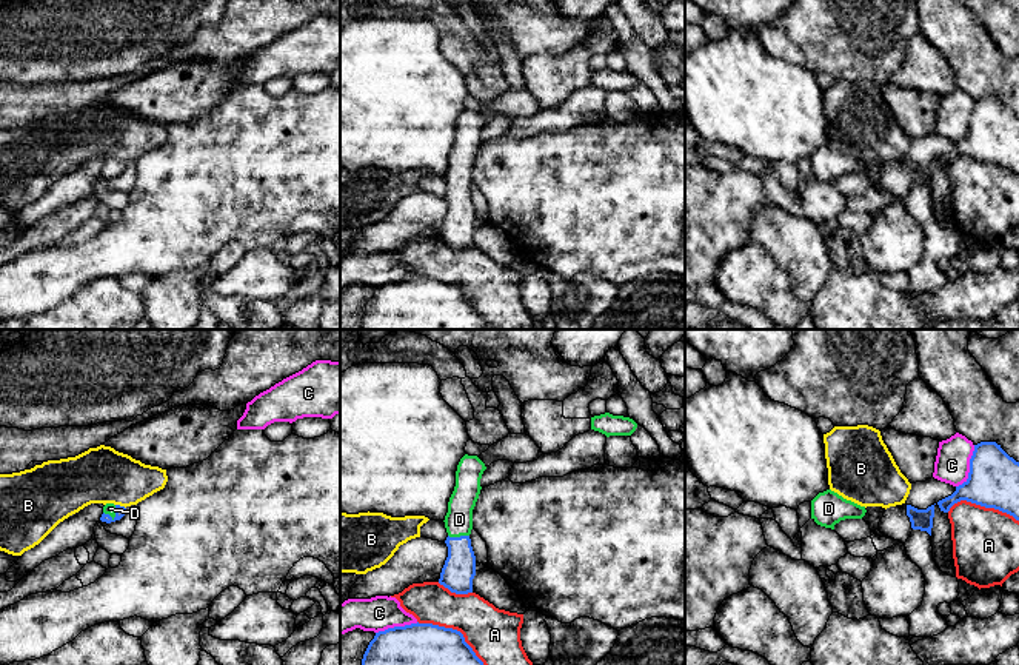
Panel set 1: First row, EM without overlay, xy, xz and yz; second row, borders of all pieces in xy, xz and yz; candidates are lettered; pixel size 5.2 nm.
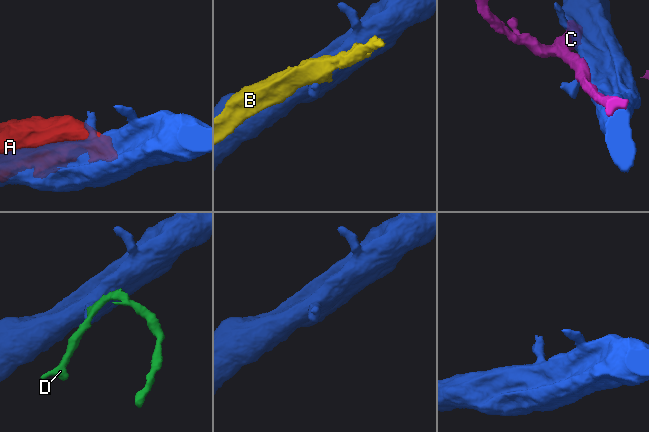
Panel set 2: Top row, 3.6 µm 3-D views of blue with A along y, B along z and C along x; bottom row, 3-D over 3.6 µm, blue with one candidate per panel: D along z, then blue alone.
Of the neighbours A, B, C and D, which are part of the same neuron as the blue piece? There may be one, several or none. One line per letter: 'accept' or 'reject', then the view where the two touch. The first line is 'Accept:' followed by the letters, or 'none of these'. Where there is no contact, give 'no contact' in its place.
Accept: D
A: reject | xz
B: reject | xy
C: reject | yz
D: accept | xy

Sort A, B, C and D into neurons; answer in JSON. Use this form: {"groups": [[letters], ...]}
{"groups": [["A"], ["B"], ["C"], ["D"]]}

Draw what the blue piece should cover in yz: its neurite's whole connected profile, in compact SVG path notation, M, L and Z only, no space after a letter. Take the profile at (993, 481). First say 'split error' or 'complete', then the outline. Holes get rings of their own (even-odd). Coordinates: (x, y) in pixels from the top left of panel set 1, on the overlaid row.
complete | M996 442L974 445L968 479L937 505L948 513L961 500L999 510L1019 520L1019 462Z

